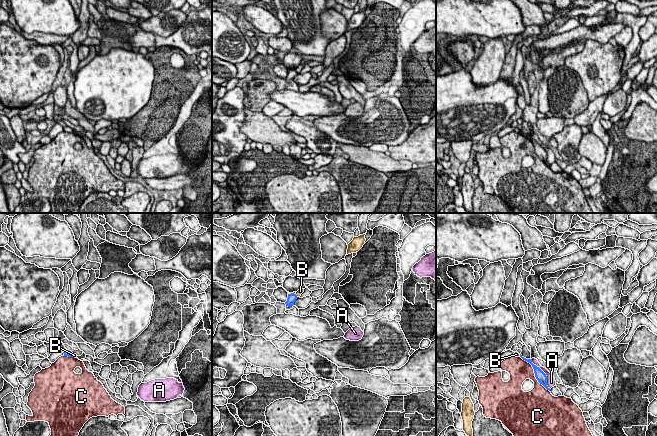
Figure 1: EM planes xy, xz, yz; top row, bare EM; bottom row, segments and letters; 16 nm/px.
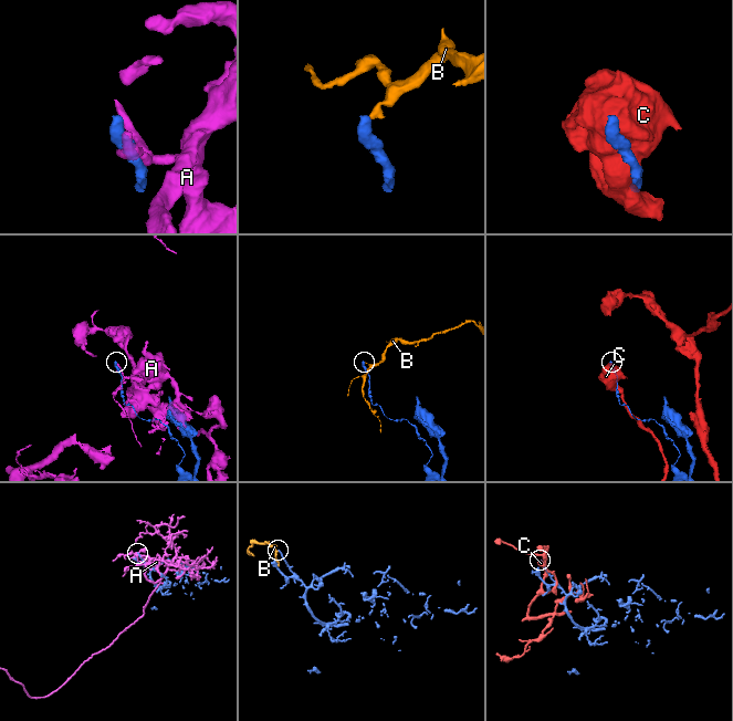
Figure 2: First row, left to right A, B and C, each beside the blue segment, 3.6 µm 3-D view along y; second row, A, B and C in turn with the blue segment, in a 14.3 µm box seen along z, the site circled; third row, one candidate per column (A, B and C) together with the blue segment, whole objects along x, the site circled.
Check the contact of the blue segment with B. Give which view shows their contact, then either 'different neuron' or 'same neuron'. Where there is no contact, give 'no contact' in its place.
xz | different neuron

